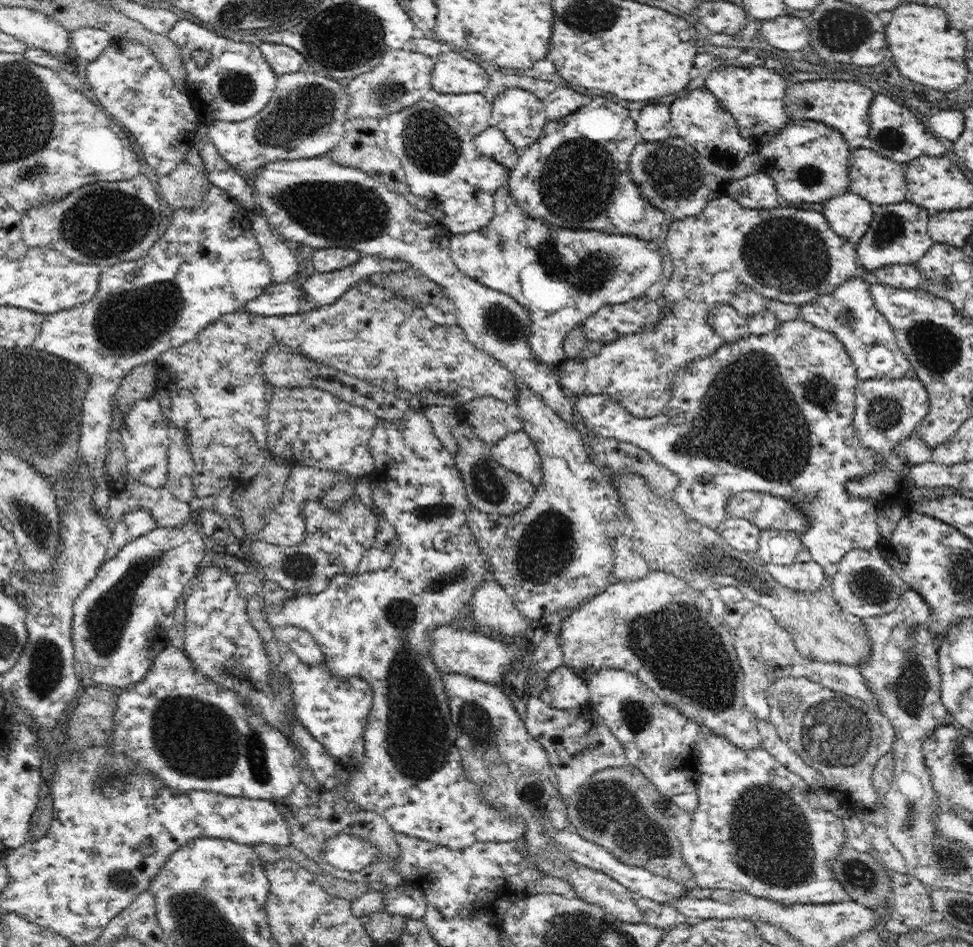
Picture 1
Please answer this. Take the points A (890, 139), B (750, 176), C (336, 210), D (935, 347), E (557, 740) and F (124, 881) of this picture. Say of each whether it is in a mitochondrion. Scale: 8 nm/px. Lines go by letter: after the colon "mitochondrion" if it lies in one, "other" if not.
A: mitochondrion
B: other
C: mitochondrion
D: mitochondrion
E: other
F: mitochondrion

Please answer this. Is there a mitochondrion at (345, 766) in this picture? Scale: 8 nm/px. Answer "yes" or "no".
no

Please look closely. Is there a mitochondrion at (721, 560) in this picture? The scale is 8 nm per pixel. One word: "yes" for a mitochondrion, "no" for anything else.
yes

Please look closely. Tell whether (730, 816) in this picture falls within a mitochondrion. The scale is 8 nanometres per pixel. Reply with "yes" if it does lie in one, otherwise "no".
no

